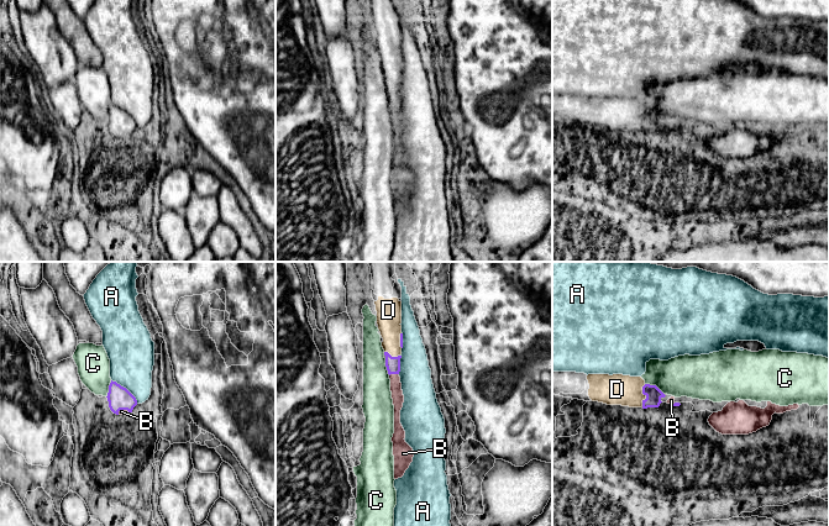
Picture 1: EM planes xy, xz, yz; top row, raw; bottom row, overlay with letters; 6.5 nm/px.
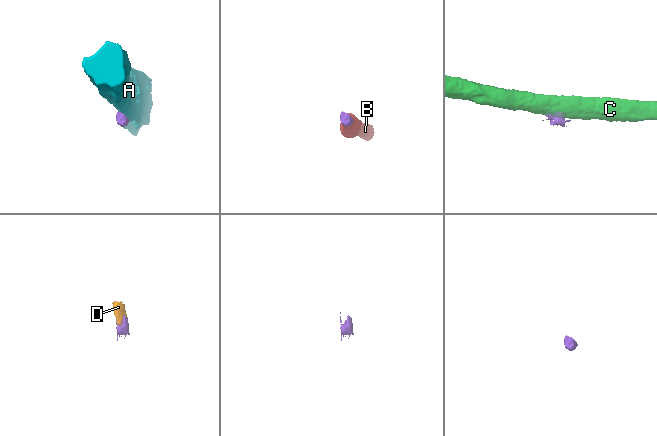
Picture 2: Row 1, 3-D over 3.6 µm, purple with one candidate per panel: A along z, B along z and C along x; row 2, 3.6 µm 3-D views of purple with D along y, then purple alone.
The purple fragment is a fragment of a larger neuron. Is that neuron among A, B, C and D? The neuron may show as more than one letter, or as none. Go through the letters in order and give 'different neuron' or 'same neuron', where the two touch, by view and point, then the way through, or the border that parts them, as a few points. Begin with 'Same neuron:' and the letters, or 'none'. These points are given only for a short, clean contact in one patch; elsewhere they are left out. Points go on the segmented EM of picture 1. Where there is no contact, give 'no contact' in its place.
Same neuron: B, D
A: different neuron; contact xy (126, 389); border xy (111, 379), (122, 385), (137, 403)
B: same neuron; contact xz (393, 373); way xz (393, 363), (393, 373), (395, 385)
C: different neuron; contact yz (655, 385); border yz (645, 383), (654, 384), (664, 394)
D: same neuron; contact yz (644, 394); way yz (654, 394), (644, 394), (617, 389)

